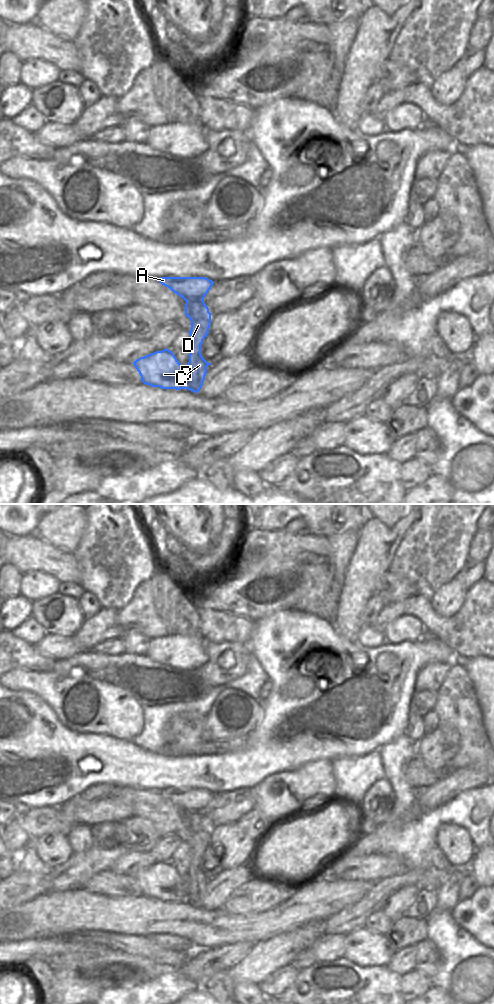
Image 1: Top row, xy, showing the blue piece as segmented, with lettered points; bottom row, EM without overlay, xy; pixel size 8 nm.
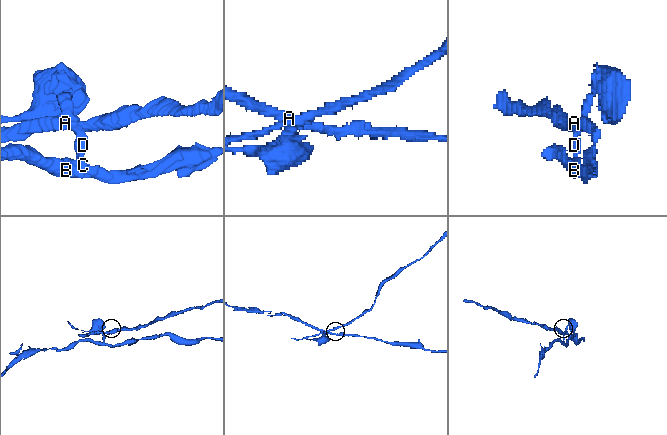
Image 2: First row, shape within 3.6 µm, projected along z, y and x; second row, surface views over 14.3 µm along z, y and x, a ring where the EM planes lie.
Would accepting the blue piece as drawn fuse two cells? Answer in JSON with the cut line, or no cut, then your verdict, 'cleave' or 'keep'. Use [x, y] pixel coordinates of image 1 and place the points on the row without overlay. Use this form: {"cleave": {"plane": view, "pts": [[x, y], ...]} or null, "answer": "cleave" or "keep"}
{"cleave": {"plane": "xy", "pts": [[203, 812], [199, 820], [188, 821]]}, "answer": "cleave"}

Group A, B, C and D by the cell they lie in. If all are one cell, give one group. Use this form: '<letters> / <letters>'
A / B C D

